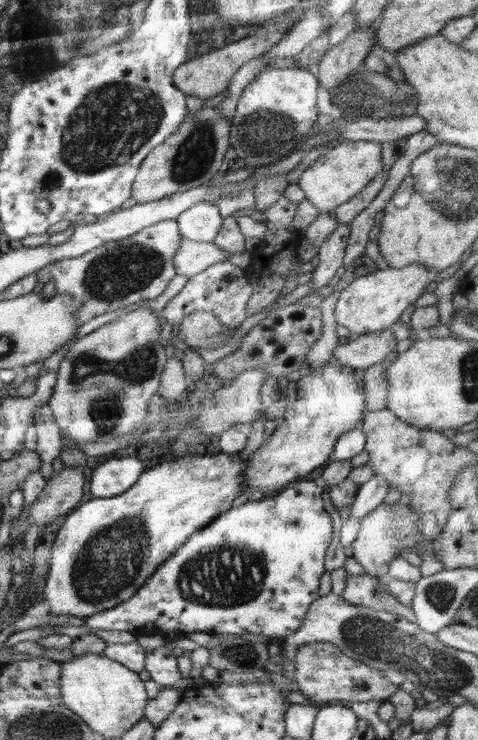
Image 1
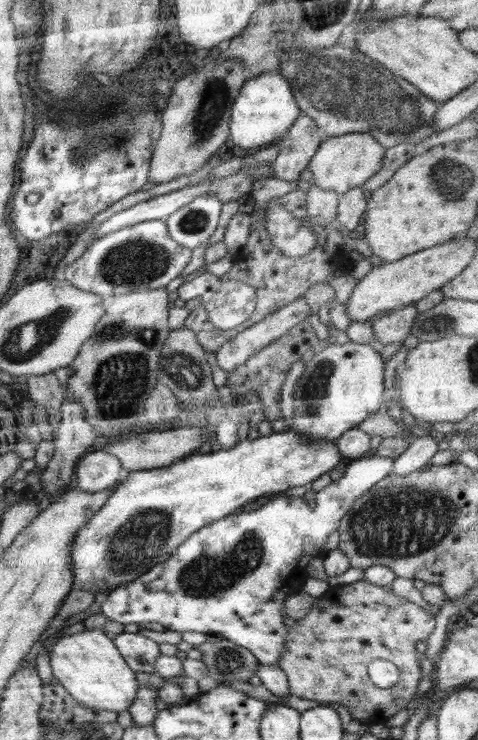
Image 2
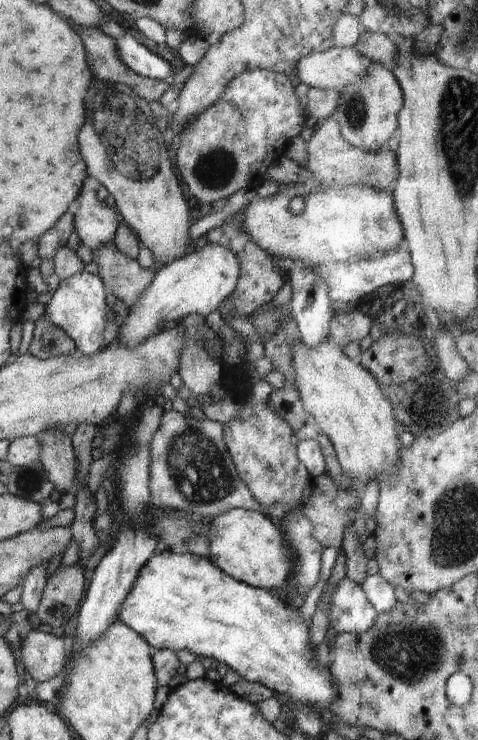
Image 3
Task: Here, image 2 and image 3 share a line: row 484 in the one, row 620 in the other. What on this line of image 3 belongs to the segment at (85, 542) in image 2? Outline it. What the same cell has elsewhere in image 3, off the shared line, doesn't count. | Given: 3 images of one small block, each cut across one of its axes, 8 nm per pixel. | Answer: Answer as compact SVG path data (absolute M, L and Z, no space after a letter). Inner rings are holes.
M161 548L152 555L152 558L140 569L139 575L136 576L136 580L130 592L124 597L124 602L120 605L119 611L117 612L117 620L129 626L134 632L142 636L142 638L145 638L150 647L154 647L158 650L168 649L175 653L178 652L178 650L189 650L192 654L213 658L214 660L218 660L218 662L224 662L228 667L232 668L232 670L236 670L236 672L246 680L264 684L264 686L267 686L274 692L289 694L292 702L305 702L308 706L319 706L326 710L336 694L336 689L331 681L329 666L323 668L316 664L316 659L314 658L315 652L311 652L311 641L309 640L310 621L302 620L302 618L298 616L298 613L299 610L292 610L290 606L286 606L286 604L280 602L278 598L272 596L266 589L253 587L234 580L232 576L220 570L207 557L201 557L200 555L189 552L182 553L177 550Z

